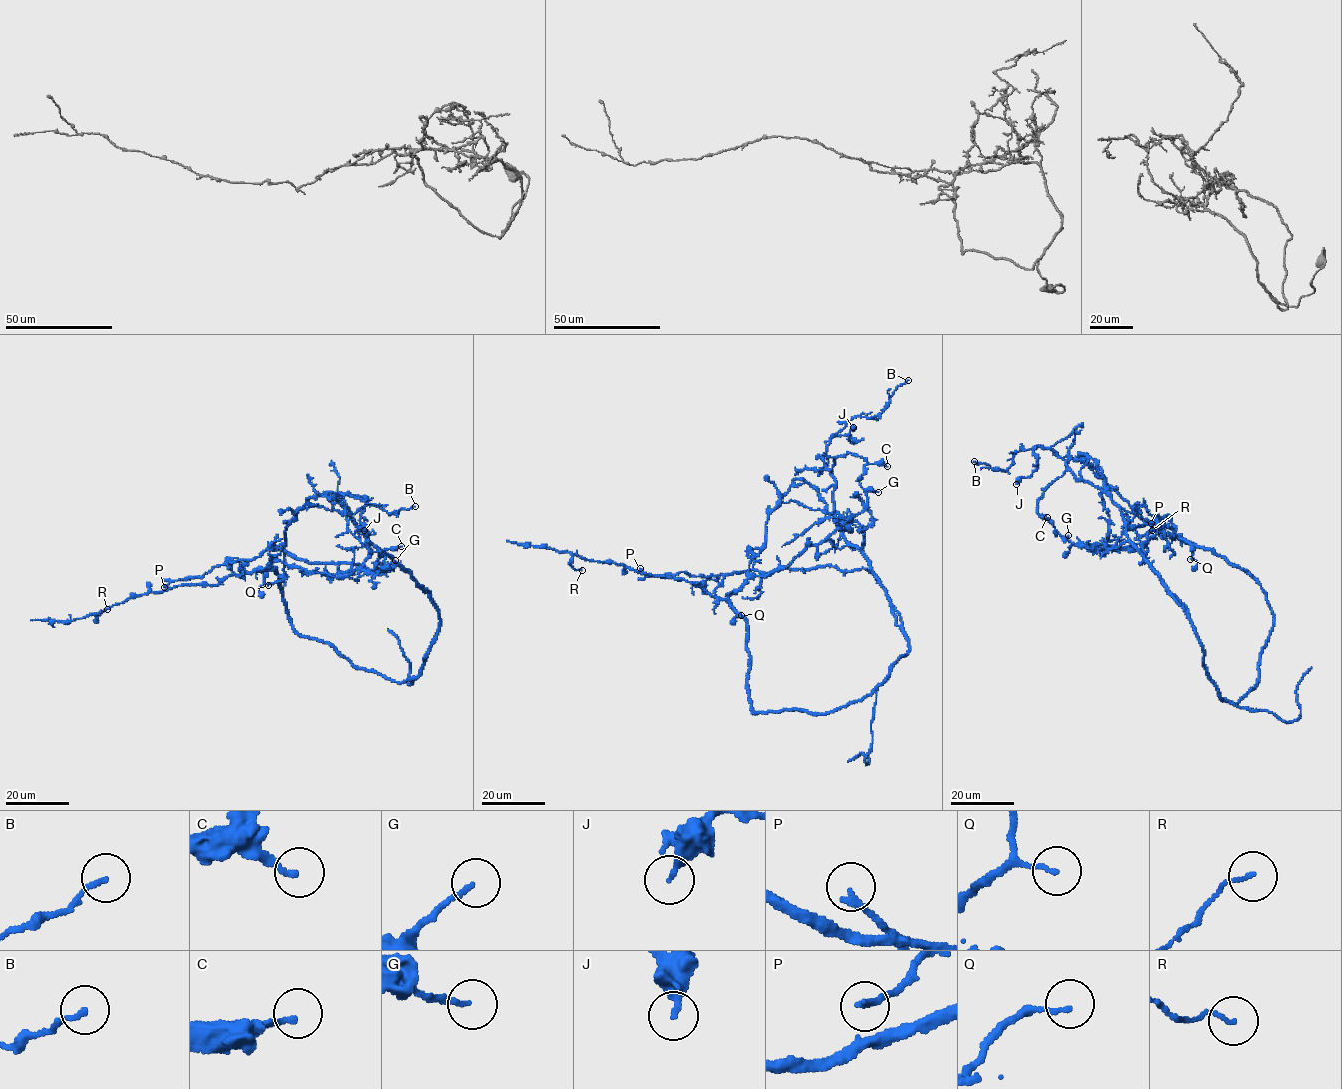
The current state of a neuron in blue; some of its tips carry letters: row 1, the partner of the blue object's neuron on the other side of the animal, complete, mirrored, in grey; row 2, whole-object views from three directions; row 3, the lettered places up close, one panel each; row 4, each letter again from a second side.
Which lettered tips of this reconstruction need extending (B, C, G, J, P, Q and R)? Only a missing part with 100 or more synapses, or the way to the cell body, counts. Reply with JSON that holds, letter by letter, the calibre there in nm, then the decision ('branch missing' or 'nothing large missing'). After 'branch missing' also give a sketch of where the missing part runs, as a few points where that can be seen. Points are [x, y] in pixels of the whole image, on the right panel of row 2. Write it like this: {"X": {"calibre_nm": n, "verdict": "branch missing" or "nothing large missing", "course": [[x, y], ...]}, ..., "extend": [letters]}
{"B": {"calibre_nm": 140, "verdict": "nothing large missing"}, "C": {"calibre_nm": 190, "verdict": "nothing large missing"}, "G": {"calibre_nm": 140, "verdict": "nothing large missing"}, "J": {"calibre_nm": 300, "verdict": "nothing large missing"}, "P": {"calibre_nm": 200, "verdict": "nothing large missing"}, "Q": {"calibre_nm": 130, "verdict": "nothing large missing"}, "R": {"calibre_nm": 110, "verdict": "nothing large missing"}, "extend": []}

